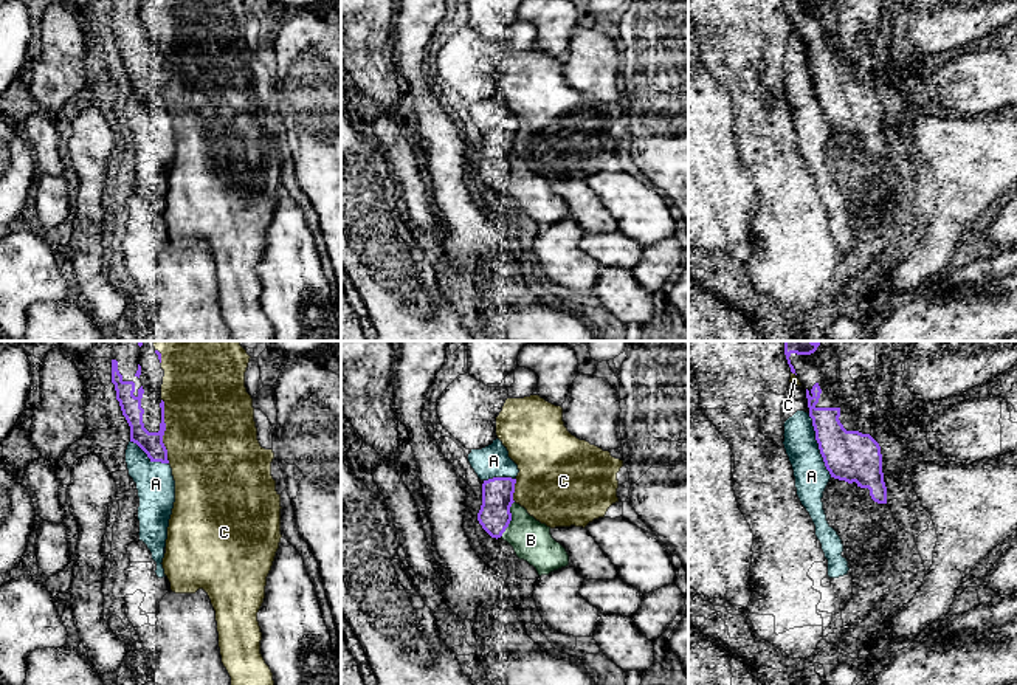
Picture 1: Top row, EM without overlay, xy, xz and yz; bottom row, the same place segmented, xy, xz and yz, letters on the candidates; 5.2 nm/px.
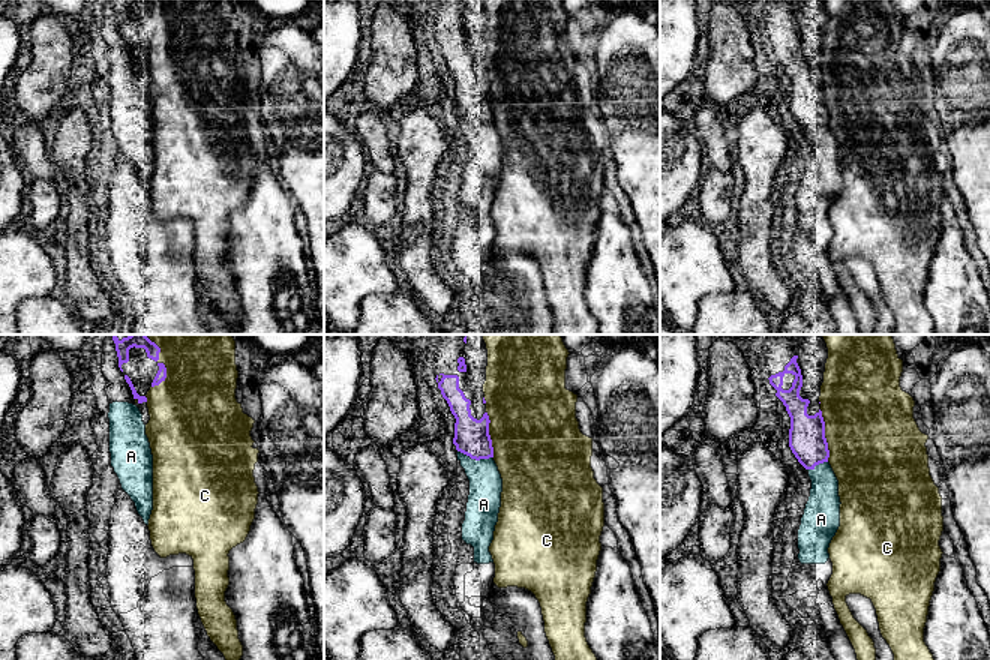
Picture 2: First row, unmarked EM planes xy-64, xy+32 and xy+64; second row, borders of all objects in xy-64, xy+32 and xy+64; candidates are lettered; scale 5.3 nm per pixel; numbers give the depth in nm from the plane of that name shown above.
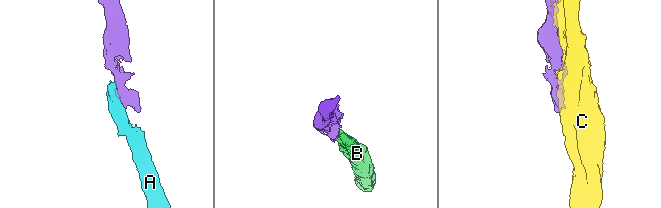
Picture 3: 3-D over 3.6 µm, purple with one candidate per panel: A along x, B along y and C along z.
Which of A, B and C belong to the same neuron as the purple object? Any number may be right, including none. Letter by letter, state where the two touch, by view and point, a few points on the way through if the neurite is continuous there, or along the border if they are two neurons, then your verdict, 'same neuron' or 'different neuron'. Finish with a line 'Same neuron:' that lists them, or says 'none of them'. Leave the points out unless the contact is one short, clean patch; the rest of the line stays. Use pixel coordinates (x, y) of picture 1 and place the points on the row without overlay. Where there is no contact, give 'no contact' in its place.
A: contact yz (819, 98); same neuron
B: contact xz (510, 172); different neuron
C: contact xy (165, 82); different neuron
Same neuron: A

